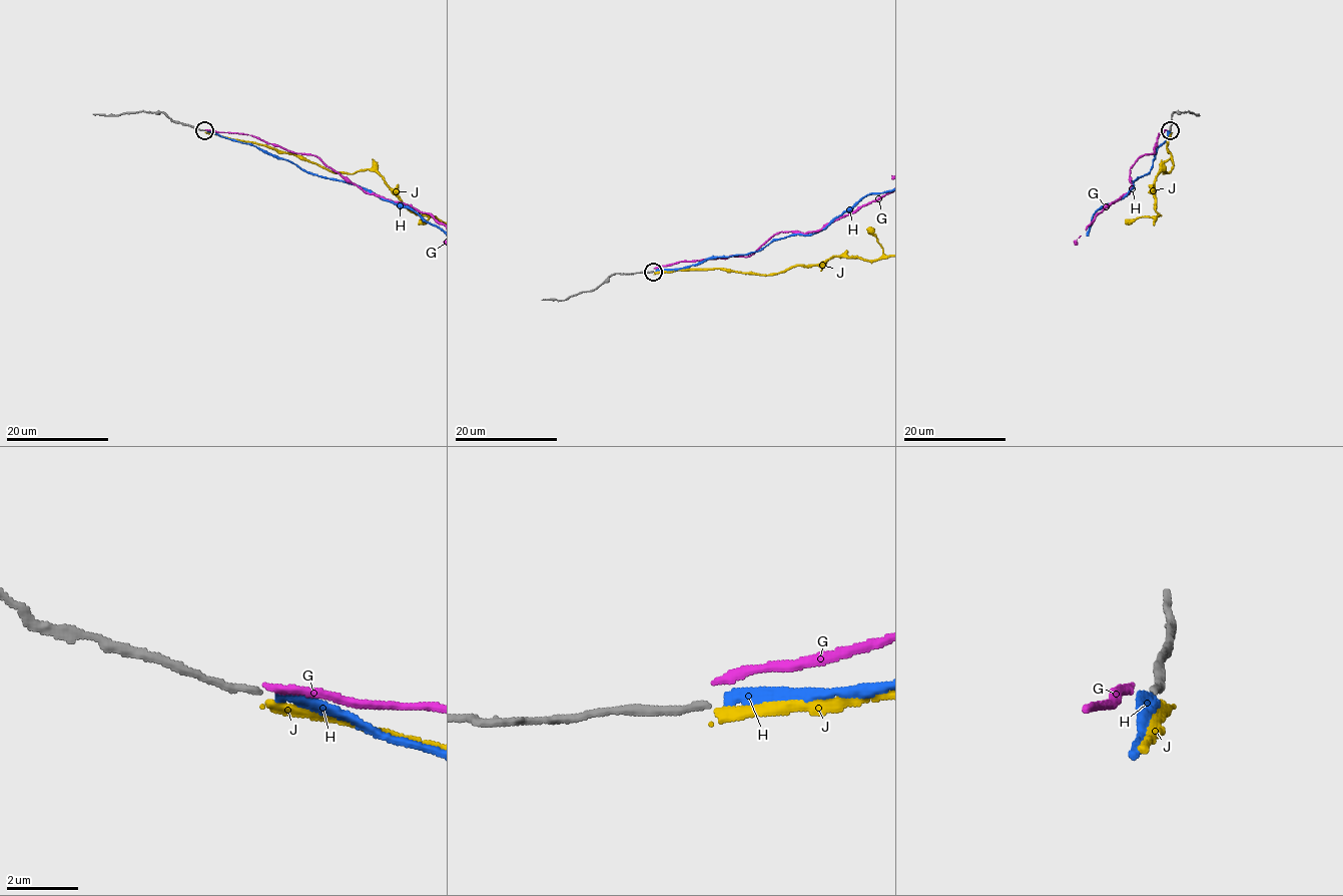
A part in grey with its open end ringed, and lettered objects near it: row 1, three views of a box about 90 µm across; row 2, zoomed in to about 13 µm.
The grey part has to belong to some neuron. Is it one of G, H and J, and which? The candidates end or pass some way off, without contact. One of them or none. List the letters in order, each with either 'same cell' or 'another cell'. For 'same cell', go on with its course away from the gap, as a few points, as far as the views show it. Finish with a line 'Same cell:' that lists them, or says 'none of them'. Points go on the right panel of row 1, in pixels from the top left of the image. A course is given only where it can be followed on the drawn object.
G: another cell
H: same cell
J: another cell
Same cell: H

